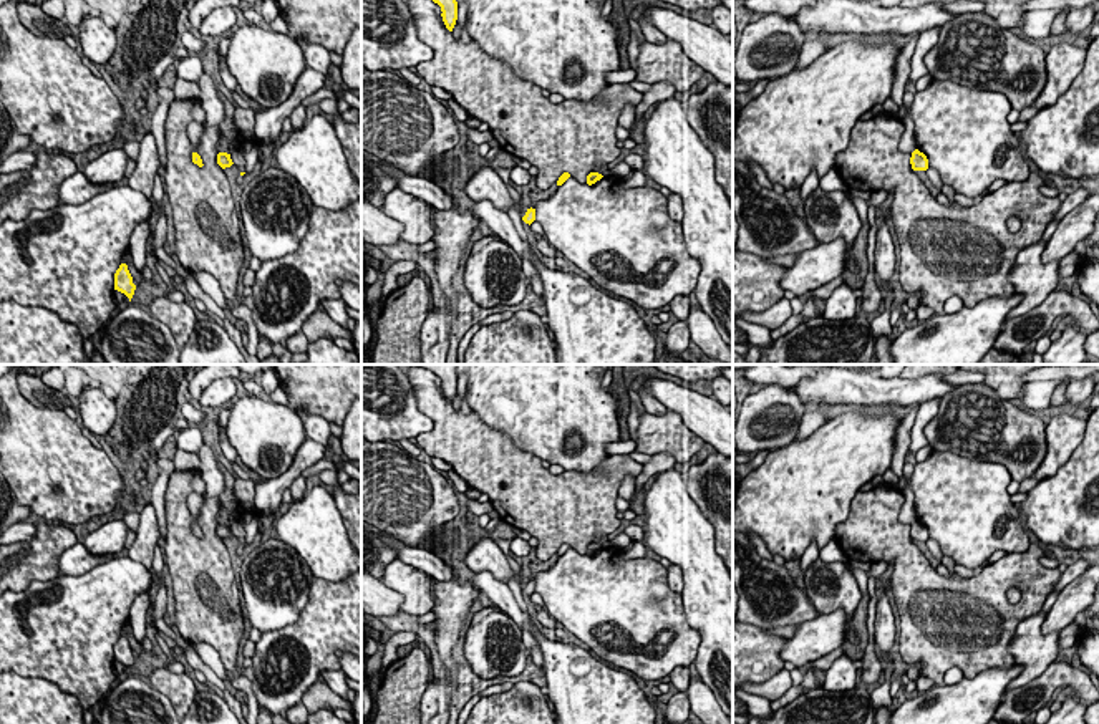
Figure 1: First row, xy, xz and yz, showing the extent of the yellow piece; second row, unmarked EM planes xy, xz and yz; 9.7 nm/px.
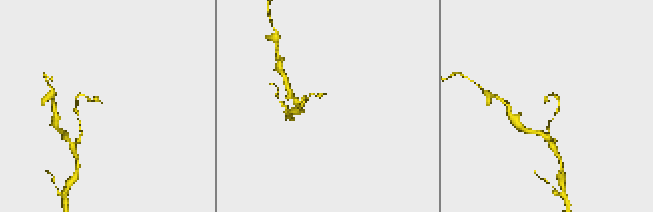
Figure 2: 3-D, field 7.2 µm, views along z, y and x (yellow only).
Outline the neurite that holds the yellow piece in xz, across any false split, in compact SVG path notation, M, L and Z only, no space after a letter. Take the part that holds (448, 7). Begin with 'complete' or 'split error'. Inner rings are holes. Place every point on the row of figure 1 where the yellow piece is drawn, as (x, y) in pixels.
complete; M433 0L441 7L441 17L449 31L453 31L458 20L458 2L456 0Z

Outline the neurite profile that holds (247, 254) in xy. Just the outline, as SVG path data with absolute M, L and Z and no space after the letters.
M235 200L235 212L237 212L237 217L239 217L239 227L240 227L240 237L242 237L242 247L244 247L244 263L242 263L240 272L239 272L240 280L237 283L237 295L235 295L234 300L227 300L229 306L240 305L240 298L244 295L242 278L244 278L245 272L249 270L249 263L250 263L250 258L252 258L252 252L250 252L249 242L247 242L245 227L242 224L240 200Z

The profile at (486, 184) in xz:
M489 166L476 171L464 186L464 192L472 200L492 202L502 212L509 212L516 205L506 182L499 177L496 169Z

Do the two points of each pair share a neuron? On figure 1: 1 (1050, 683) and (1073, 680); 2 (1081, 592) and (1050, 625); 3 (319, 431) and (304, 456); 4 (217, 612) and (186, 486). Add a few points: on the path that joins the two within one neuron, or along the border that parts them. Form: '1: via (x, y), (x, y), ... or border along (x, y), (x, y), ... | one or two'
1: via (1055, 680), (1068, 680) | one
2: via (1073, 600), (1058, 617) | one
3: border along (307, 436), (325, 446) | two
4: via (203, 580), (201, 570), (183, 550), (179, 517) | one

